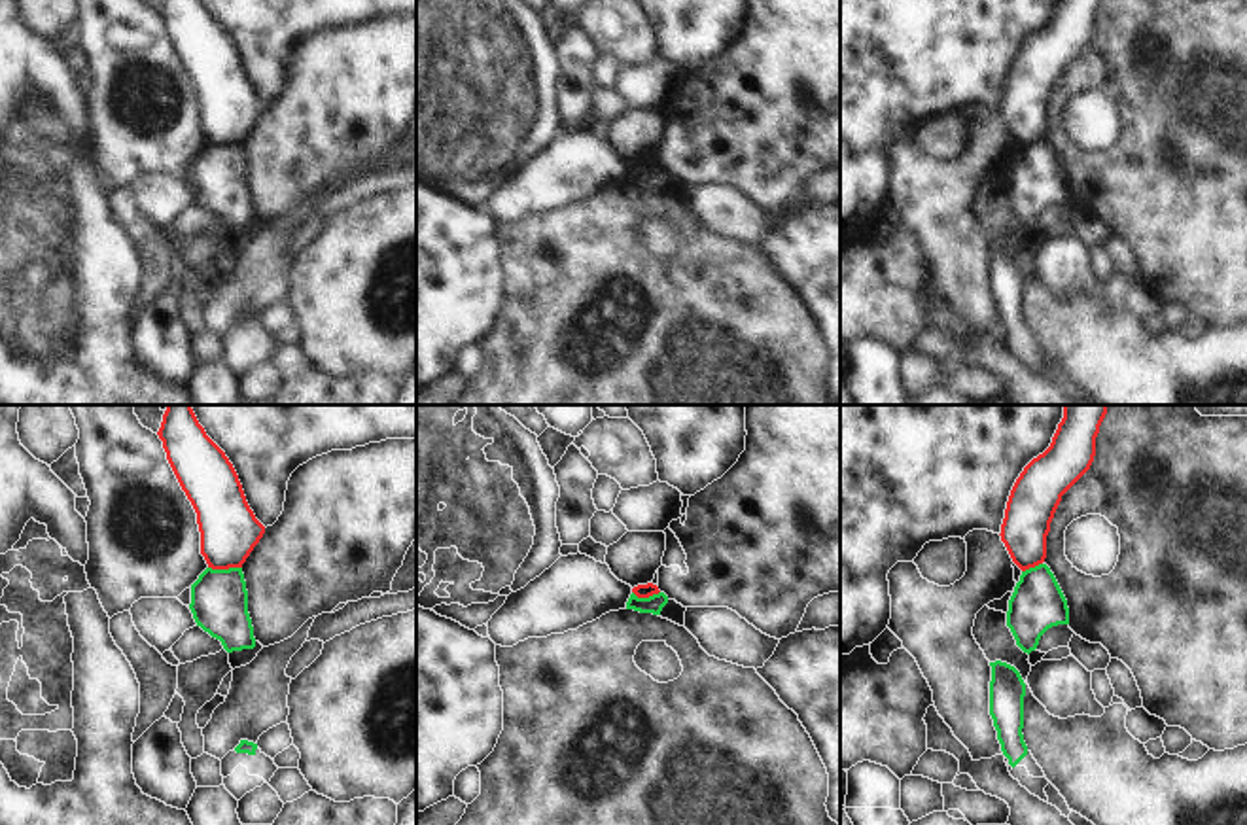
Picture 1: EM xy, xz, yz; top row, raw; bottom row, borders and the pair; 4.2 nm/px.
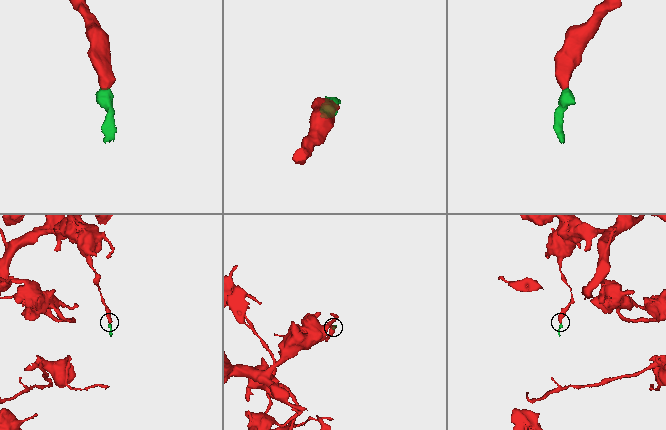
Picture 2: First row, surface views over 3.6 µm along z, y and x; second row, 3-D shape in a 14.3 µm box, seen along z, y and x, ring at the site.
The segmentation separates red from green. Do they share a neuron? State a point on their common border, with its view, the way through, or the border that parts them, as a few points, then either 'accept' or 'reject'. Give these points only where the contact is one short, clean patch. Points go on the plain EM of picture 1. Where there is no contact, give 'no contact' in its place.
contact xy (226, 144); border xy (209, 142), (241, 144); reject

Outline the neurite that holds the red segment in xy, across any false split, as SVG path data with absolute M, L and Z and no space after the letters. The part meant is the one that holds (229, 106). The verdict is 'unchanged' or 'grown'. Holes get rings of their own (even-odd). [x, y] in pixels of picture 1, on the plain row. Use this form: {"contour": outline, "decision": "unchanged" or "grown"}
{"contour": "M161 0L157 11L197 89L208 144L242 144L265 102L250 85L233 40L201 0Z", "decision": "unchanged"}

